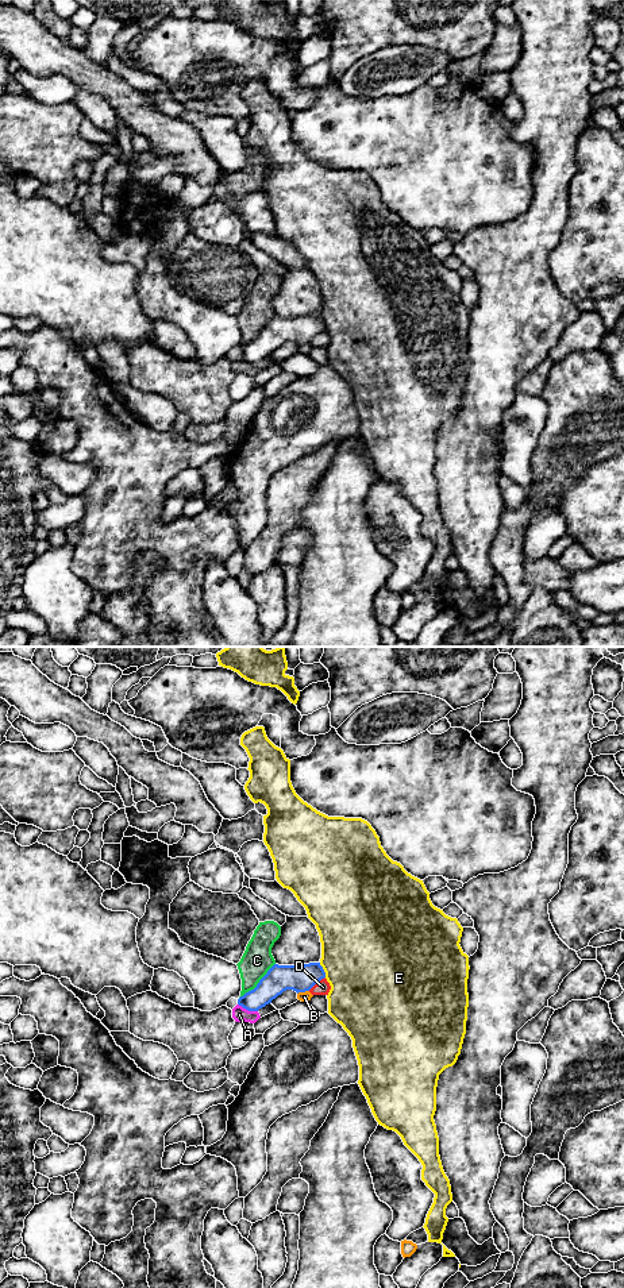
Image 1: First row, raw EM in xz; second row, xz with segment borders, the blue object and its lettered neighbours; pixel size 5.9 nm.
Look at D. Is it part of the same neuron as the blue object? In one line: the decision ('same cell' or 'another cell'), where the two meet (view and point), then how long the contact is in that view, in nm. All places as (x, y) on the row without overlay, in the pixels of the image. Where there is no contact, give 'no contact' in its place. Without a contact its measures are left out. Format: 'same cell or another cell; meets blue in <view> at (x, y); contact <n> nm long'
another cell; meets blue in xz at (316, 335); contact 130 nm long

